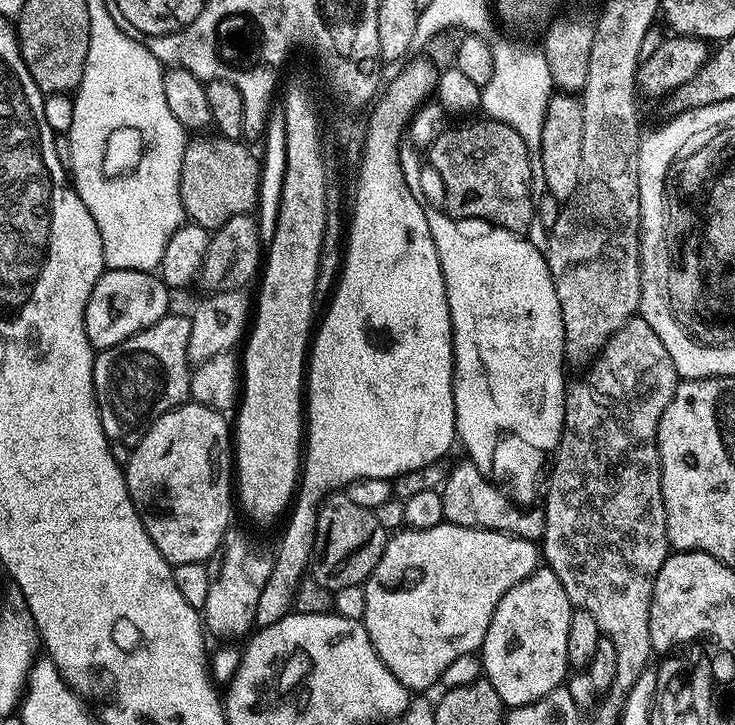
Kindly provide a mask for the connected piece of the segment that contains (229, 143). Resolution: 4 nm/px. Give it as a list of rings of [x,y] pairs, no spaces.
[[[200,138],[189,139],[184,145],[180,197],[184,215],[191,223],[215,230],[230,218],[251,213],[257,207],[261,161],[240,140],[196,139]]]

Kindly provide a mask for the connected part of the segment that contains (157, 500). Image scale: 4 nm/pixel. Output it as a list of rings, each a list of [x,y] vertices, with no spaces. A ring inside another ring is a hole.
[[[195,402],[179,404],[162,414],[149,426],[146,434],[127,453],[123,465],[130,498],[146,526],[146,534],[158,546],[162,558],[175,566],[186,562],[199,564],[211,561],[219,553],[224,535],[233,527],[234,504],[234,444],[230,439],[230,424],[221,413]]]

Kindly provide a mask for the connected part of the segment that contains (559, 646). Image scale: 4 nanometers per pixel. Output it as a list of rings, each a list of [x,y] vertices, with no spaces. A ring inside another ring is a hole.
[[[541,566],[535,572],[531,572],[525,580],[518,582],[518,586],[514,586],[510,590],[506,590],[506,594],[502,598],[502,602],[498,602],[498,606],[494,612],[494,618],[490,620],[490,630],[486,632],[484,646],[482,649],[482,672],[489,682],[494,686],[494,690],[498,690],[498,698],[509,709],[521,708],[523,704],[534,702],[538,698],[542,698],[546,694],[557,691],[564,680],[564,675],[570,672],[567,654],[567,639],[570,638],[570,618],[574,609],[570,598],[566,594],[566,590],[562,590],[562,582],[558,582],[558,574],[554,574],[551,568]]]

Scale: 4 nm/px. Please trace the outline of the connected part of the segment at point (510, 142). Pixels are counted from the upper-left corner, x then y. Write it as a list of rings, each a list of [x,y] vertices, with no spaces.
[[[491,118],[479,119],[473,124],[460,124],[457,128],[445,127],[431,148],[427,149],[427,163],[438,170],[438,175],[446,185],[443,207],[454,220],[484,220],[489,226],[505,228],[508,232],[527,233],[527,228],[532,224],[532,156],[526,142],[522,142],[518,130],[510,130],[510,126]]]

